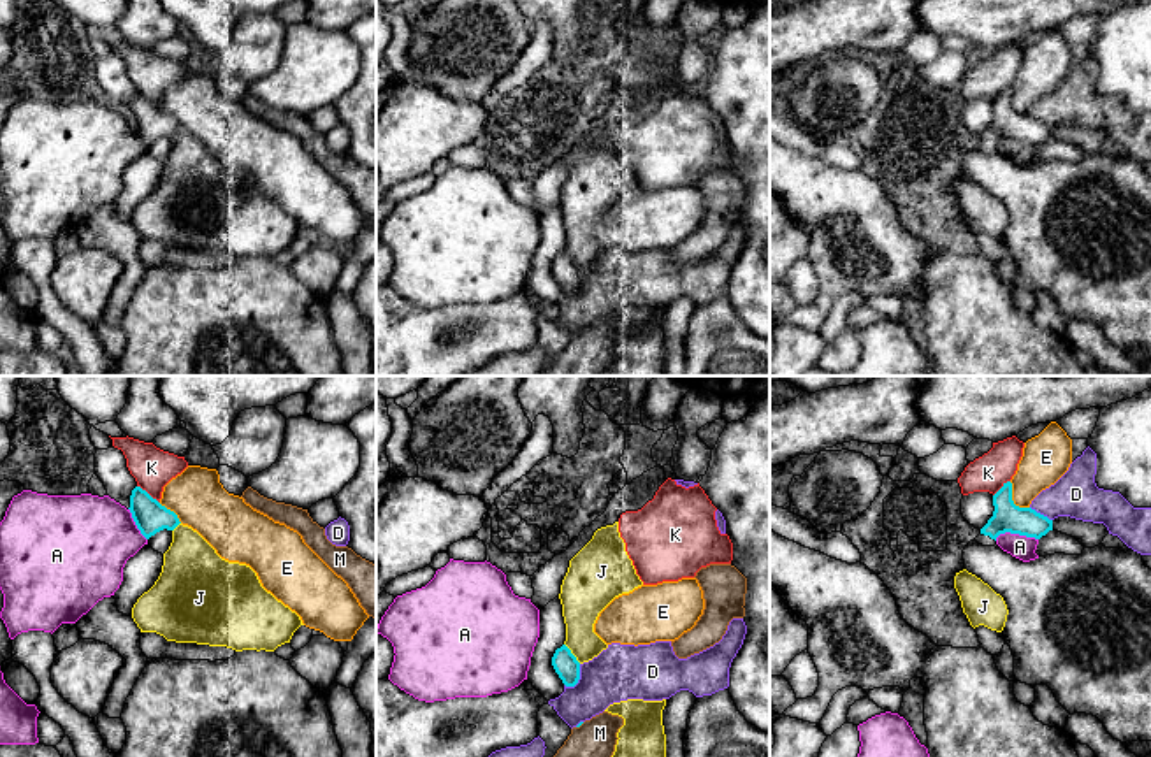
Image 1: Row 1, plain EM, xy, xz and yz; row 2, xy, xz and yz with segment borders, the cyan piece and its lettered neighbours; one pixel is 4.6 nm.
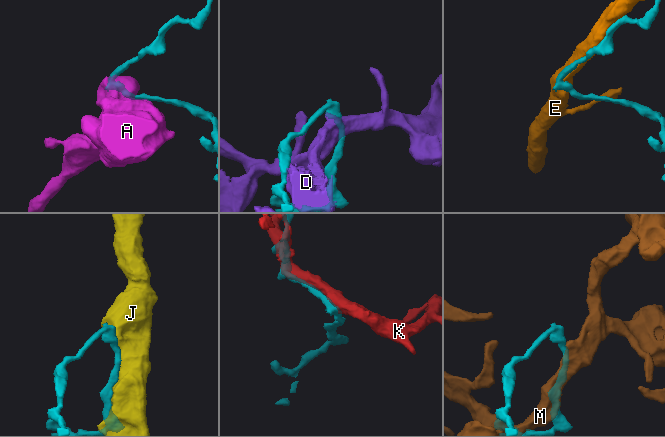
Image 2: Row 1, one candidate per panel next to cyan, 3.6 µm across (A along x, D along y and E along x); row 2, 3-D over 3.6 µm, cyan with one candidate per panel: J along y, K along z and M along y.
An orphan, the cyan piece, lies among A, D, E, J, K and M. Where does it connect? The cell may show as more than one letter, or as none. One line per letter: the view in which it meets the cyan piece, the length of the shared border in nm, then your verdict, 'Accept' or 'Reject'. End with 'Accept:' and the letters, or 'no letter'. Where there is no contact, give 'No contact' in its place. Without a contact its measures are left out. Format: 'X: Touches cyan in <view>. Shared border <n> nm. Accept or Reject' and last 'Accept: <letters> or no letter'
A: Touches cyan in yz. Shared border 200 nm. Reject
D: Touches cyan in xz. Shared border 130 nm. Reject
E: Touches cyan in yz. Shared border 160 nm. Reject
J: Touches cyan in xz. Shared border 120 nm. Reject
K: Touches cyan in xy. Shared border 130 nm. Reject
M: Touches cyan in xz. Shared border 50 nm. Reject
Accept: no letter

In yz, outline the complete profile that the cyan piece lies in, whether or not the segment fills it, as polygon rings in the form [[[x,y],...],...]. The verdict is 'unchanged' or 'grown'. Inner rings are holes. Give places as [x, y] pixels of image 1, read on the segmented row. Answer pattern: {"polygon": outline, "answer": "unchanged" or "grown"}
{"polygon": [[[1010,481],[1003,483],[1003,487],[993,495],[993,506],[993,516],[975,537],[982,546],[995,546],[996,537],[1005,532],[1040,539],[1053,530],[1053,520],[1032,508],[1019,508],[1014,504]]], "answer": "grown"}

